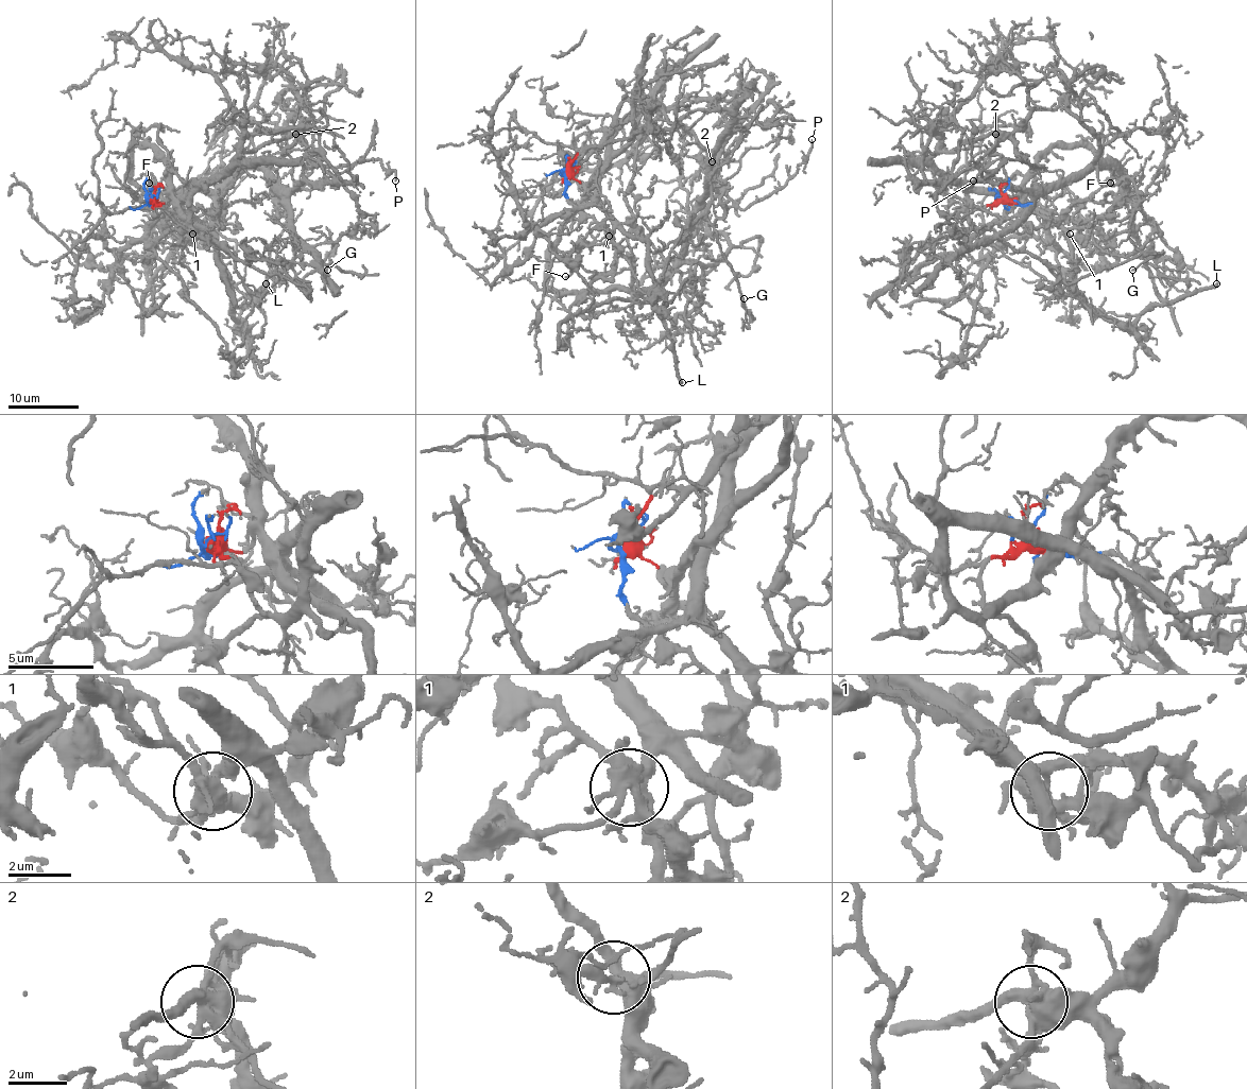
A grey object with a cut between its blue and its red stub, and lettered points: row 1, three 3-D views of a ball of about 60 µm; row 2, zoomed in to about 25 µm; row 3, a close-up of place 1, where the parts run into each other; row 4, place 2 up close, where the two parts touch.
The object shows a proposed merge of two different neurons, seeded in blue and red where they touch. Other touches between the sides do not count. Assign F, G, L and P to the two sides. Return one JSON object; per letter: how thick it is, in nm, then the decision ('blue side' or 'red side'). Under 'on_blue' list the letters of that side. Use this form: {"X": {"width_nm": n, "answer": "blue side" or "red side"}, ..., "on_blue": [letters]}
{"F": {"width_nm": 150, "answer": "blue side"}, "G": {"width_nm": 130, "answer": "blue side"}, "L": {"width_nm": 360, "answer": "red side"}, "P": {"width_nm": 120, "answer": "red side"}, "on_blue": ["F", "G"]}

